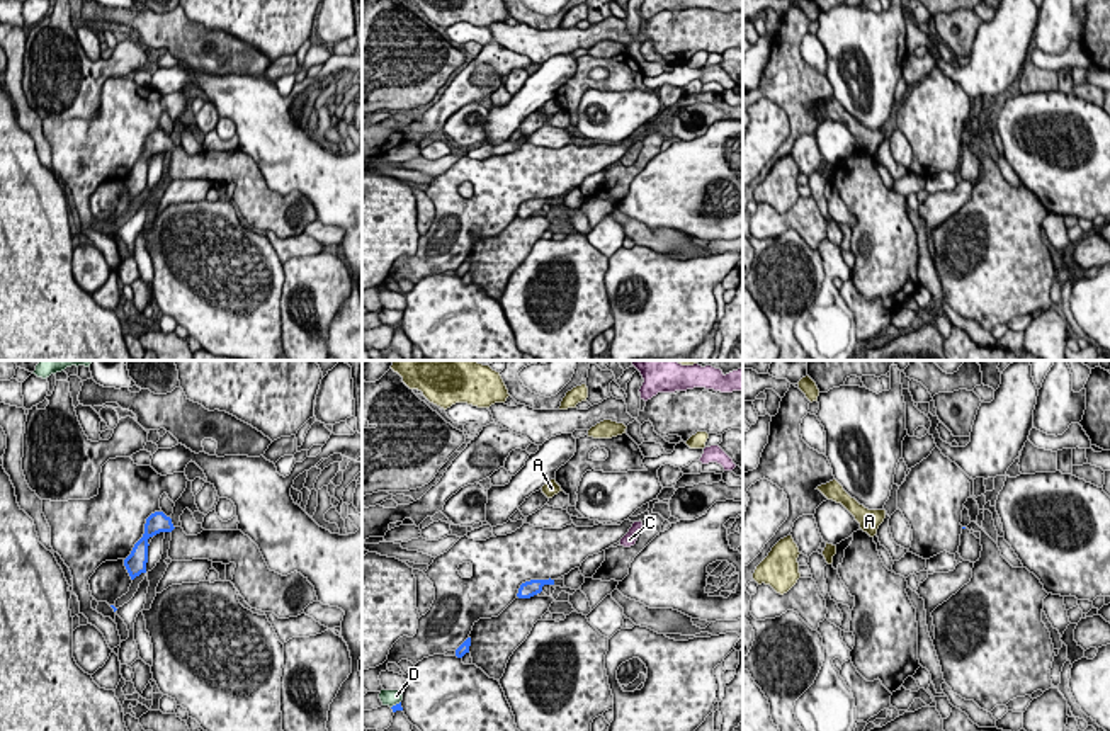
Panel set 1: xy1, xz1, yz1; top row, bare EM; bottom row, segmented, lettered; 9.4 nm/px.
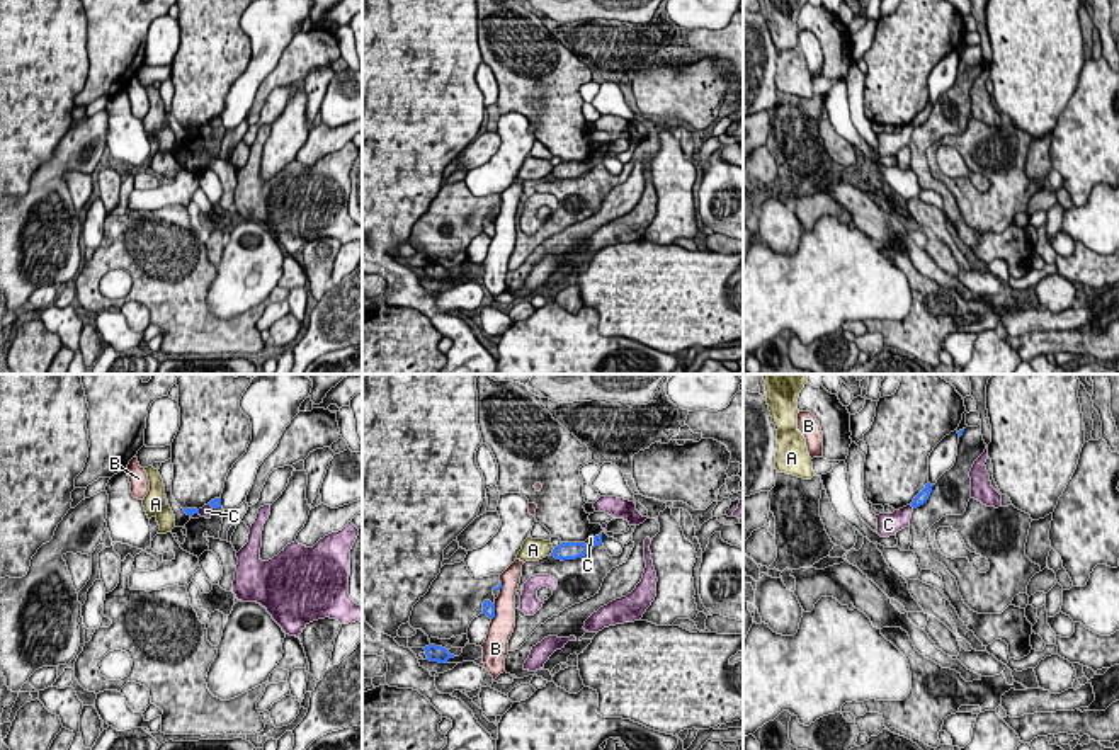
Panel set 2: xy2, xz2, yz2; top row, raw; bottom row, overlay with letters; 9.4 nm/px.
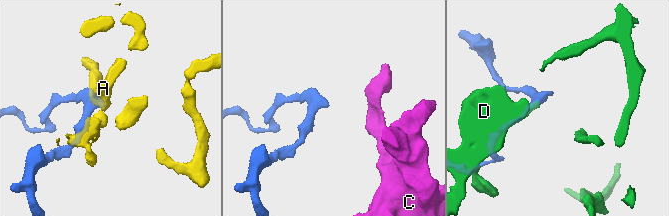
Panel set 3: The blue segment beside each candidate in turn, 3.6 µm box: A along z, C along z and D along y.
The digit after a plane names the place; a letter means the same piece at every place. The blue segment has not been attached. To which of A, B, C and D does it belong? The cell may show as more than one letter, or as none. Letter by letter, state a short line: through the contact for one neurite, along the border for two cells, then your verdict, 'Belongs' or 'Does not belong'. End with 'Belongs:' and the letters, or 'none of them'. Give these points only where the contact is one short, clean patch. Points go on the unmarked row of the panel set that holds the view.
A: Does not belong
B: Does not belong
C: Line: xz2 (594, 157), (584, 162). Does not belong
D: Does not belong
Belongs: none of them

